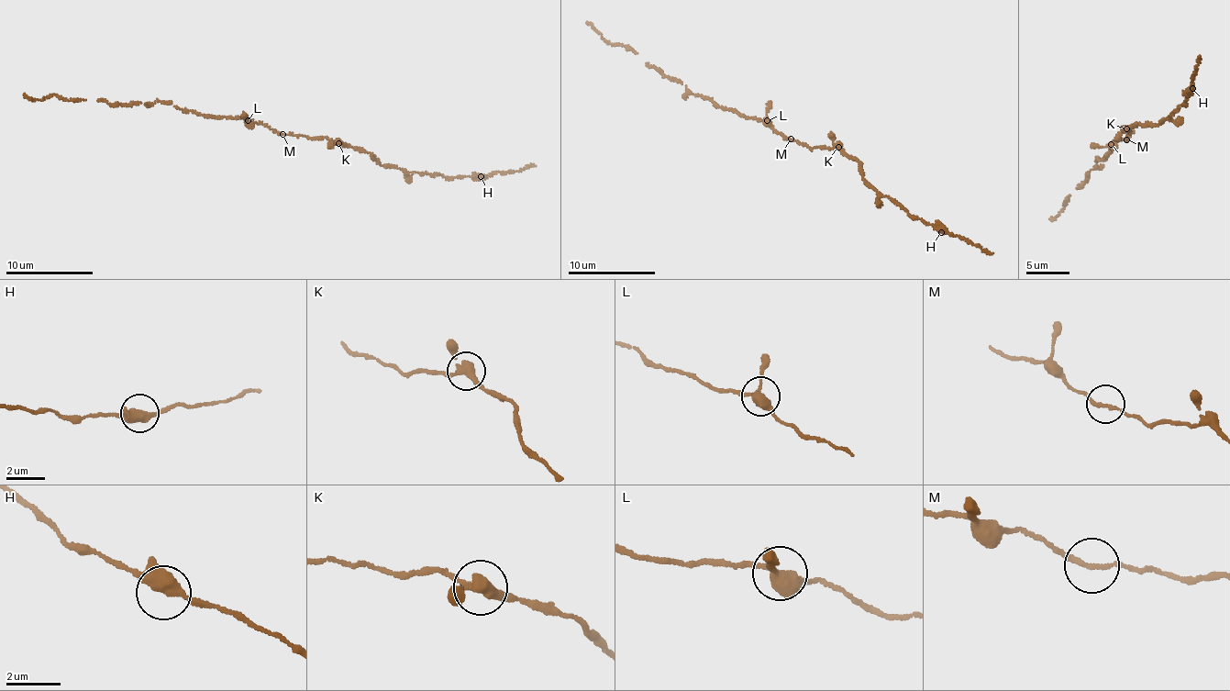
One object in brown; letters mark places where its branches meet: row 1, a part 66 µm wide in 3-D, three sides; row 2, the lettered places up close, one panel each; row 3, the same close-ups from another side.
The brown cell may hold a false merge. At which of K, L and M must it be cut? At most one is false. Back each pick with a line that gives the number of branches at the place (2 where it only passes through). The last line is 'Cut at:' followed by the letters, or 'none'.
Cut at: none

